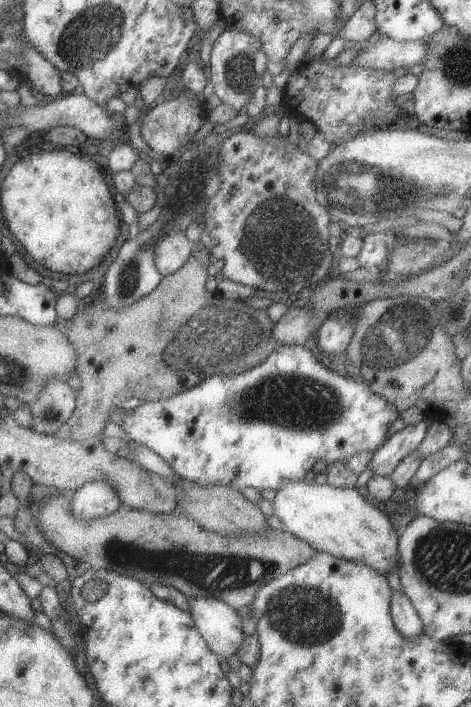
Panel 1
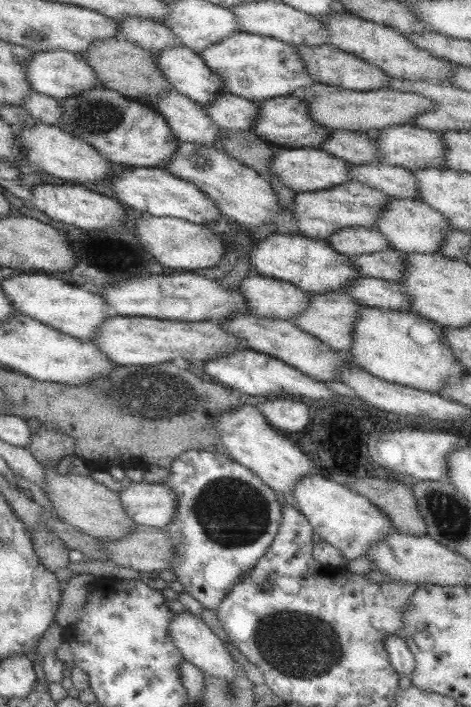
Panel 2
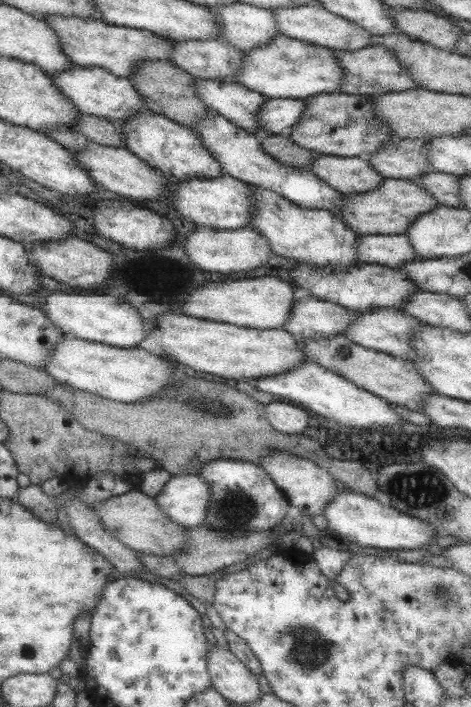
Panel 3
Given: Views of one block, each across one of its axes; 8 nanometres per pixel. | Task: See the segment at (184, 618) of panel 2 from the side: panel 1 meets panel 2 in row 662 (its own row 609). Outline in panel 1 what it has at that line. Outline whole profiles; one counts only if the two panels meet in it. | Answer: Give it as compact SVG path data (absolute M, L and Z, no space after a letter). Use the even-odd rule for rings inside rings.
M187 598L193 622L199 634L205 638L211 652L221 658L229 658L243 646L245 634L241 632L241 620L237 610L217 598Z

